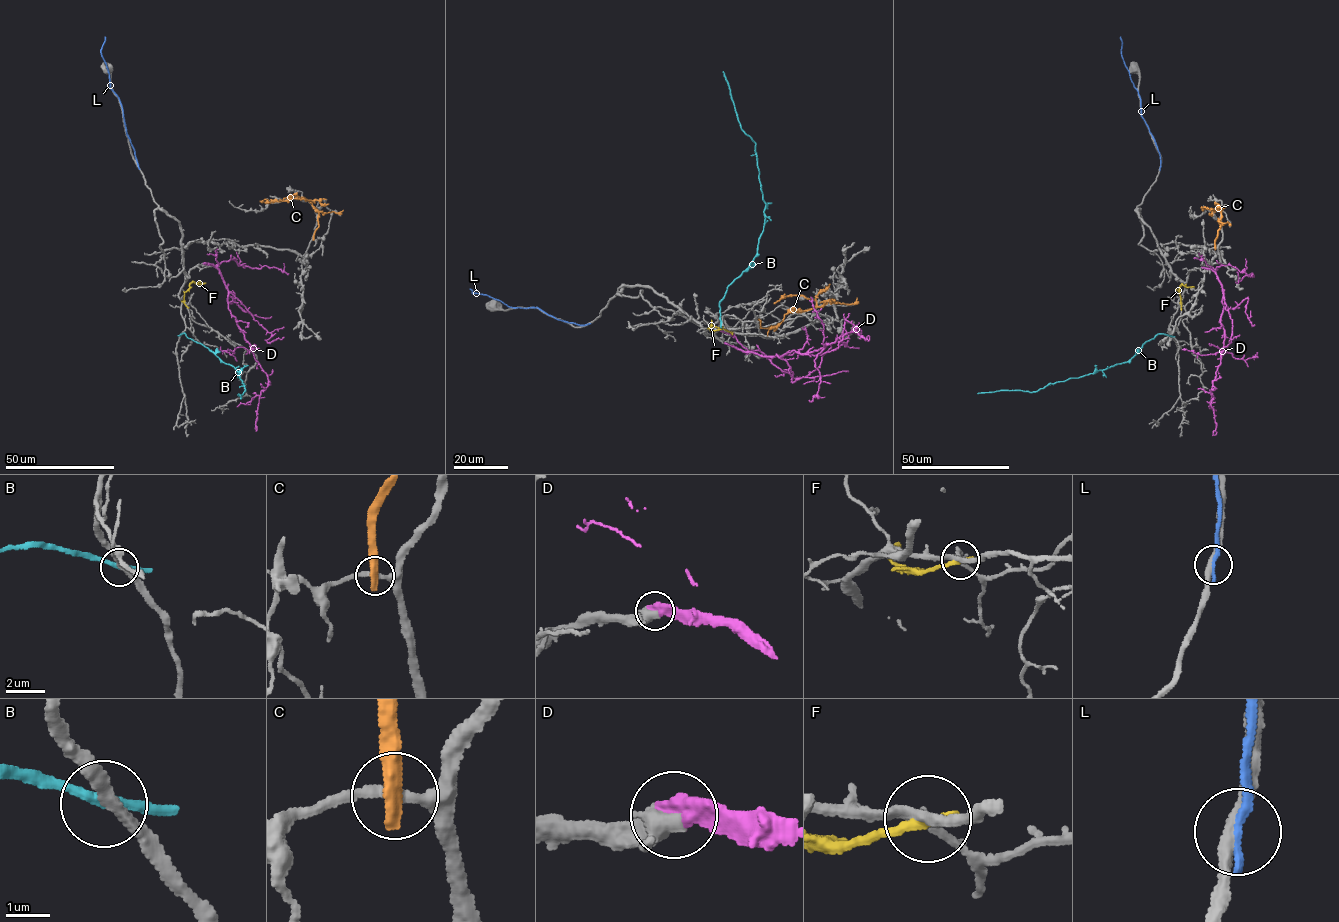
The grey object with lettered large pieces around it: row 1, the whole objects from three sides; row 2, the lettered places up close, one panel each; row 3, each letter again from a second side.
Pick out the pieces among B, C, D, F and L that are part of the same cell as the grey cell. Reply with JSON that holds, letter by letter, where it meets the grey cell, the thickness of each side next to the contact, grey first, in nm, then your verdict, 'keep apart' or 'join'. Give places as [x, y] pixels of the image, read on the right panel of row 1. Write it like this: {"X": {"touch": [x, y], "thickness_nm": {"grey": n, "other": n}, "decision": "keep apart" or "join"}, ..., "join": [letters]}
{"B": {"touch": [1171, 336], "thickness_nm": {"grey": 300, "other": 240}, "decision": "keep apart"}, "C": {"touch": [1215, 248], "thickness_nm": {"grey": 240, "other": 460}, "decision": "keep apart"}, "D": {"touch": [1202, 267], "thickness_nm": {"grey": 420, "other": 500}, "decision": "join"}, "F": {"touch": [1181, 309], "thickness_nm": {"grey": 200, "other": 240}, "decision": "keep apart"}, "L": {"touch": [1160, 168], "thickness_nm": {"grey": 320, "other": 260}, "decision": "keep apart"}, "join": ["D"]}

